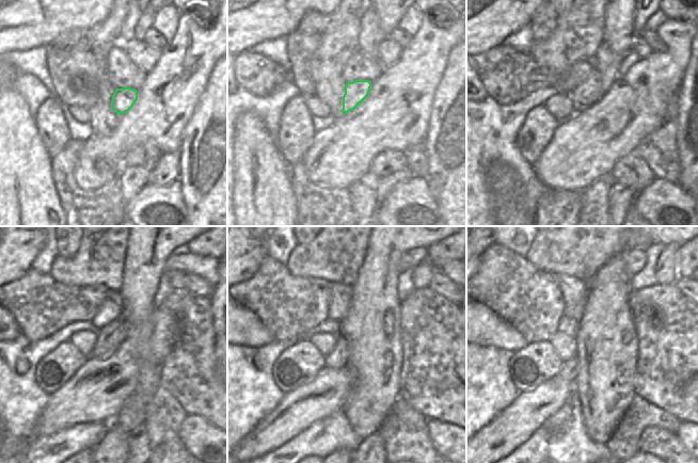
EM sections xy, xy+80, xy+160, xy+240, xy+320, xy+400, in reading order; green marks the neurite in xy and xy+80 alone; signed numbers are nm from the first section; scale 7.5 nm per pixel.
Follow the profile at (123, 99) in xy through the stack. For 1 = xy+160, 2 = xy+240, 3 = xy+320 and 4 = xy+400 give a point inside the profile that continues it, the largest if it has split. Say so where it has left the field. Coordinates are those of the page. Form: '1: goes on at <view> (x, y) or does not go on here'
1: goes on at xy+160 (586, 94)
2: goes on at xy+240 (110, 309)
3: goes on at xy+320 (340, 300)
4: goes on at xy+400 (573, 289)

